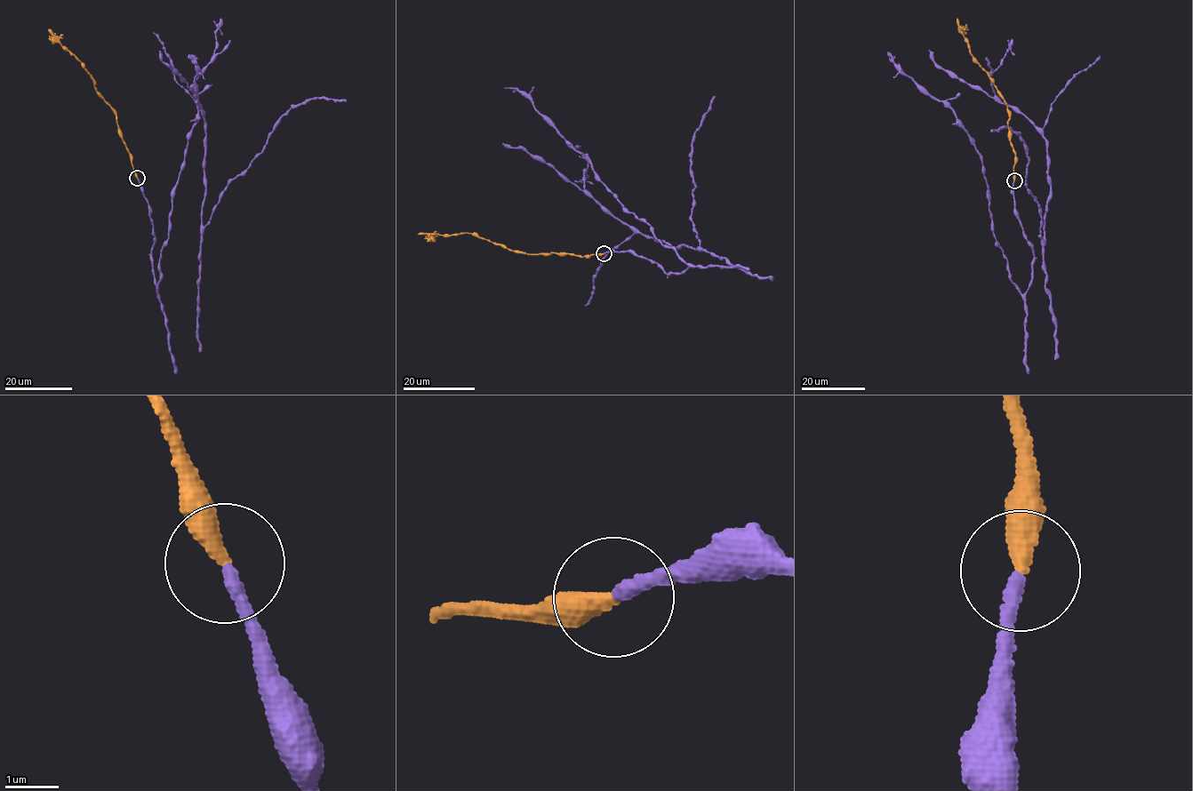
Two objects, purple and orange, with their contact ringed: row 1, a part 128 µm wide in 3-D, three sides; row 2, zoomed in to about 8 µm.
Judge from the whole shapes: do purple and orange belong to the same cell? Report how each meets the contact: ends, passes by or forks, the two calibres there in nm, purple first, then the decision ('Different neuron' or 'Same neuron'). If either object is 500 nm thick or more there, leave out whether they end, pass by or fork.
At the ring purple ends. At the ring orange ends. Thickness 240 nm (purple) against 360 nm. Same neuron

